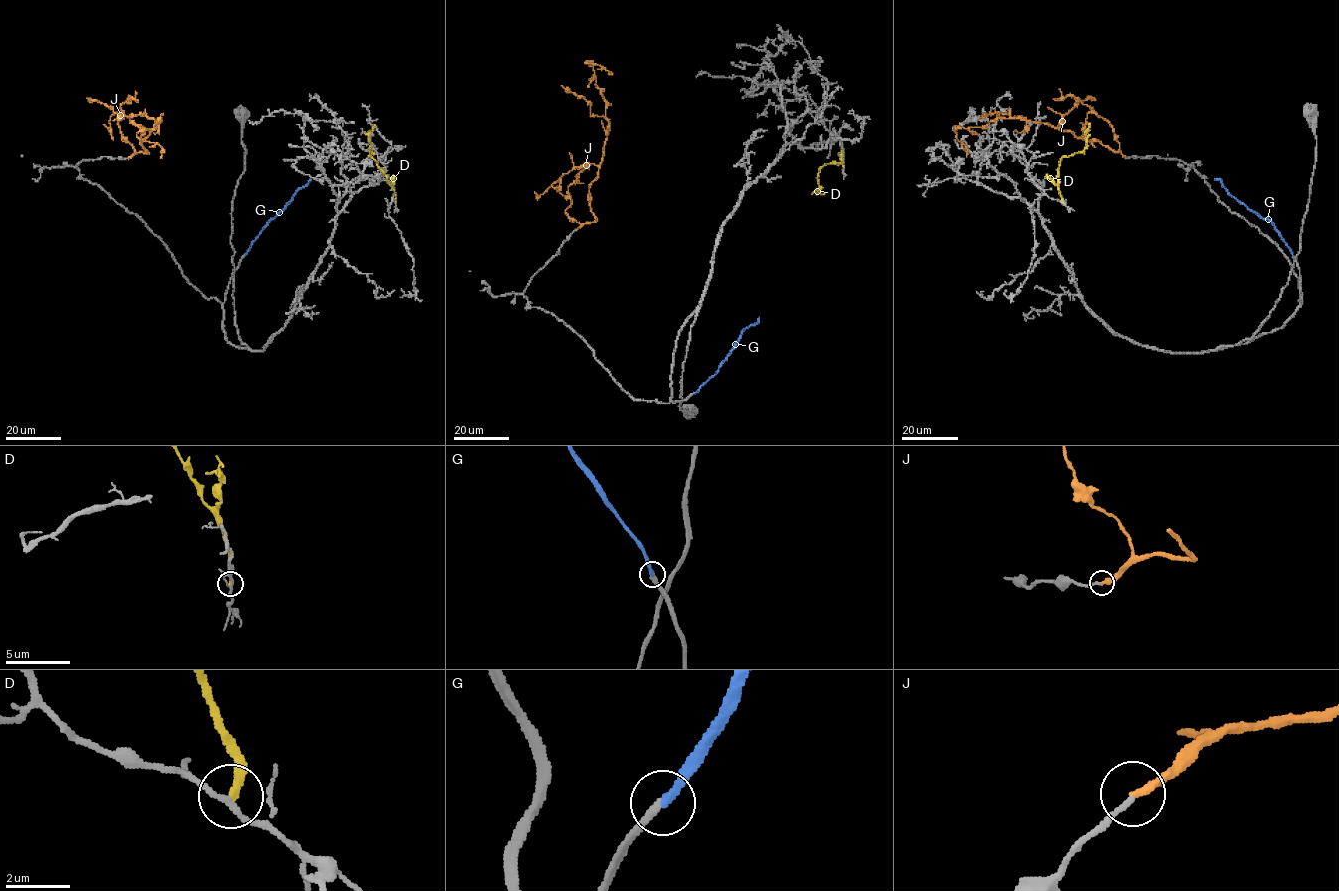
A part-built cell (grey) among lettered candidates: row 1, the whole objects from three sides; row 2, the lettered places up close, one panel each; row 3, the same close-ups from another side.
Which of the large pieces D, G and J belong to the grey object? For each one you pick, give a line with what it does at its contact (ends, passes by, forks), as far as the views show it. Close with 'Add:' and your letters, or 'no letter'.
G: it ends
Add: G

